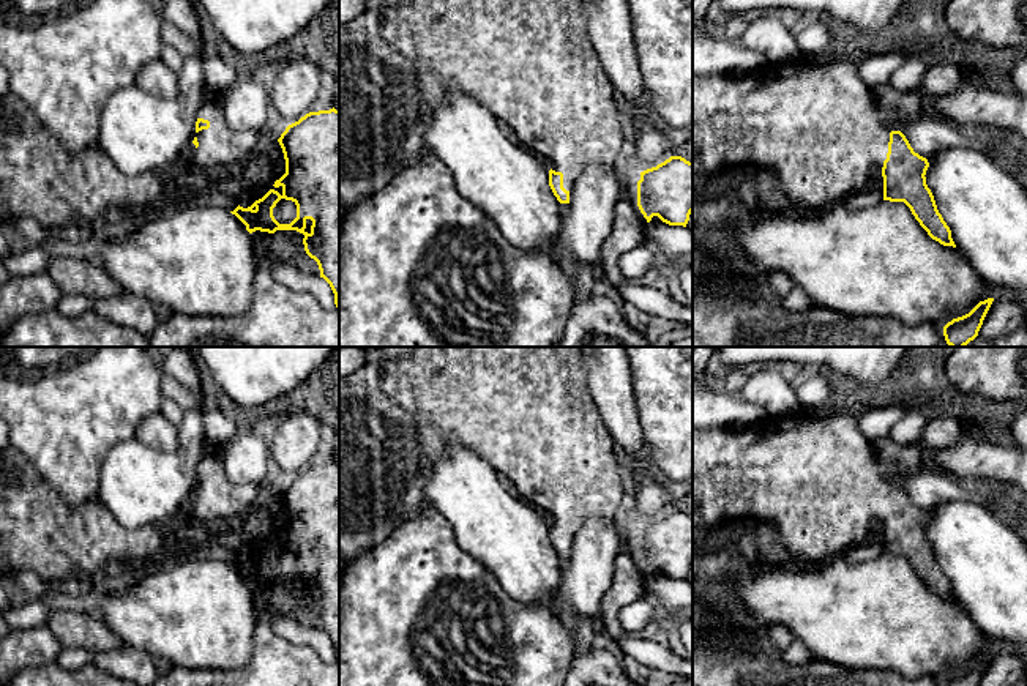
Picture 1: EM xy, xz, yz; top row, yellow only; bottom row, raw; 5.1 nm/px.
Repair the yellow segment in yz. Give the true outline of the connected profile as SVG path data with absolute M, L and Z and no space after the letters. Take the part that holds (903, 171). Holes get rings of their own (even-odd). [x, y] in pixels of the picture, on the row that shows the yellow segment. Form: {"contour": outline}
{"contour": "M800 60L751 74L693 76L693 175L724 177L732 167L753 166L776 177L790 199L790 211L819 213L866 191L869 173L879 161L883 162L883 200L904 202L932 240L956 248L926 185L928 159L913 151L901 131L883 125L872 90L853 62Z"}

